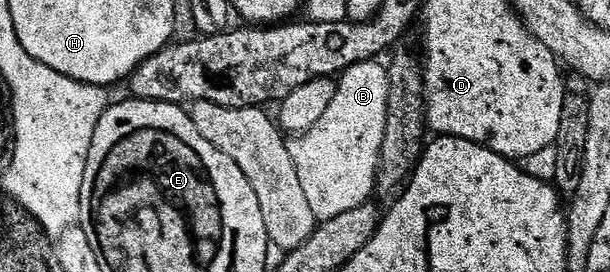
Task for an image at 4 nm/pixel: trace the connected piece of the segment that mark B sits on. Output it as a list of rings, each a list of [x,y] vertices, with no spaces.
[[[379,61],[358,63],[349,68],[348,71],[344,71],[342,75],[338,76],[335,96],[333,97],[333,102],[329,105],[329,109],[325,109],[325,117],[321,117],[321,121],[317,121],[317,125],[313,125],[313,129],[309,129],[304,135],[300,135],[290,140],[289,146],[291,149],[291,156],[293,157],[293,165],[297,165],[297,178],[301,180],[301,185],[305,189],[305,198],[309,201],[309,205],[313,209],[313,217],[317,221],[332,219],[333,217],[341,217],[341,213],[349,213],[349,209],[357,209],[362,203],[368,202],[368,200],[376,194],[375,179],[379,175],[381,143],[385,141],[385,117],[387,116],[388,109],[389,77],[387,76],[386,66]]]

